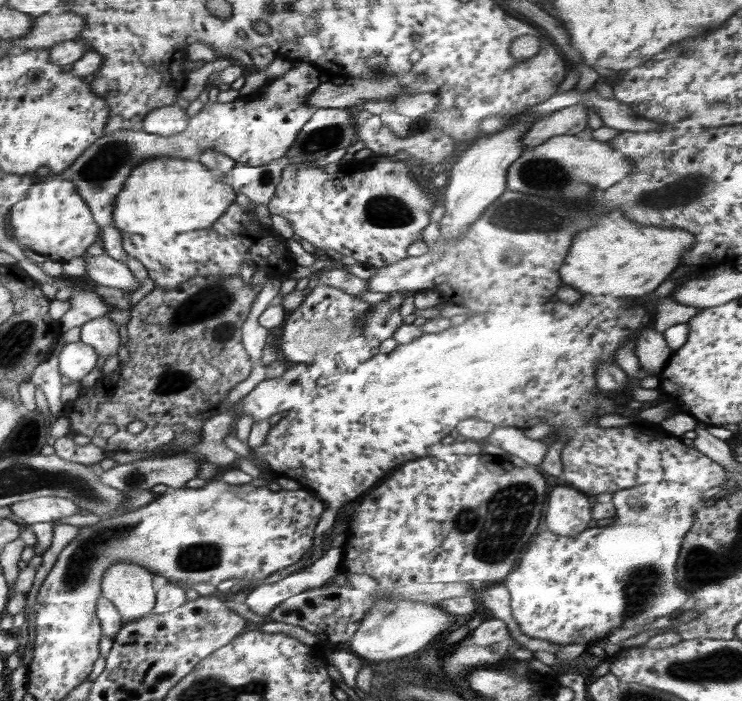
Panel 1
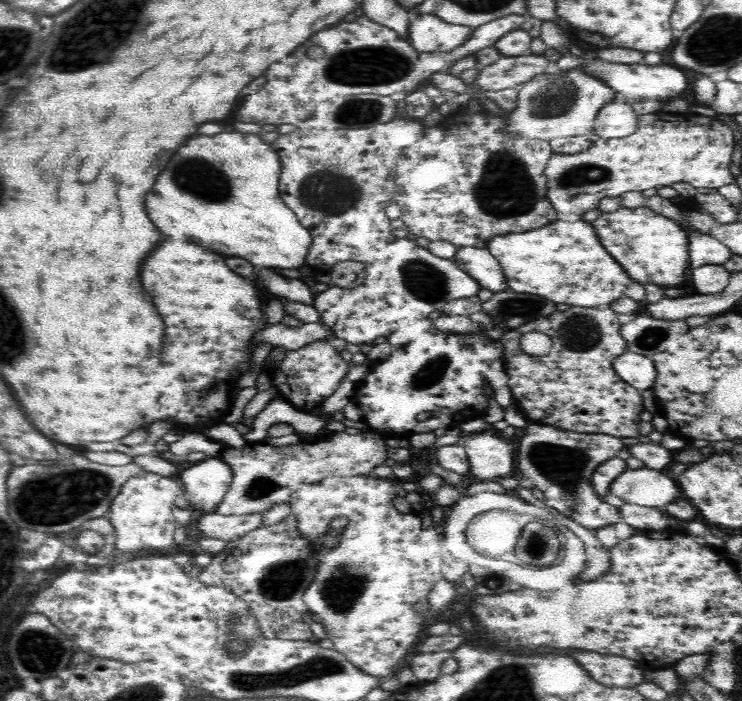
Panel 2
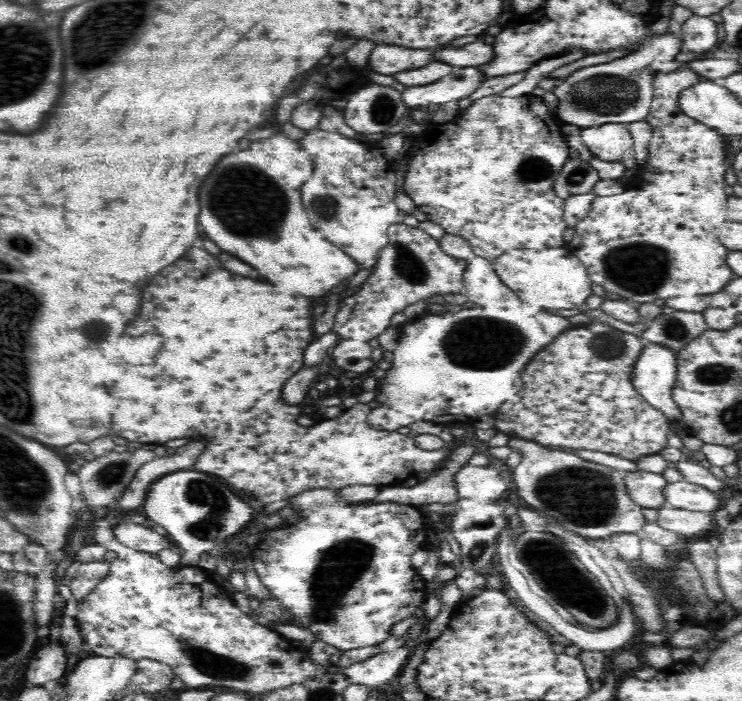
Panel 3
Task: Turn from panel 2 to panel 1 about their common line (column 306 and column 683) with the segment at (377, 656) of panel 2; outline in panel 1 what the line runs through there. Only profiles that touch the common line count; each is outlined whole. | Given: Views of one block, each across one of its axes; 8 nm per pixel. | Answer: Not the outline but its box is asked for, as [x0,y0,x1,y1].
[502,483,704,650]

